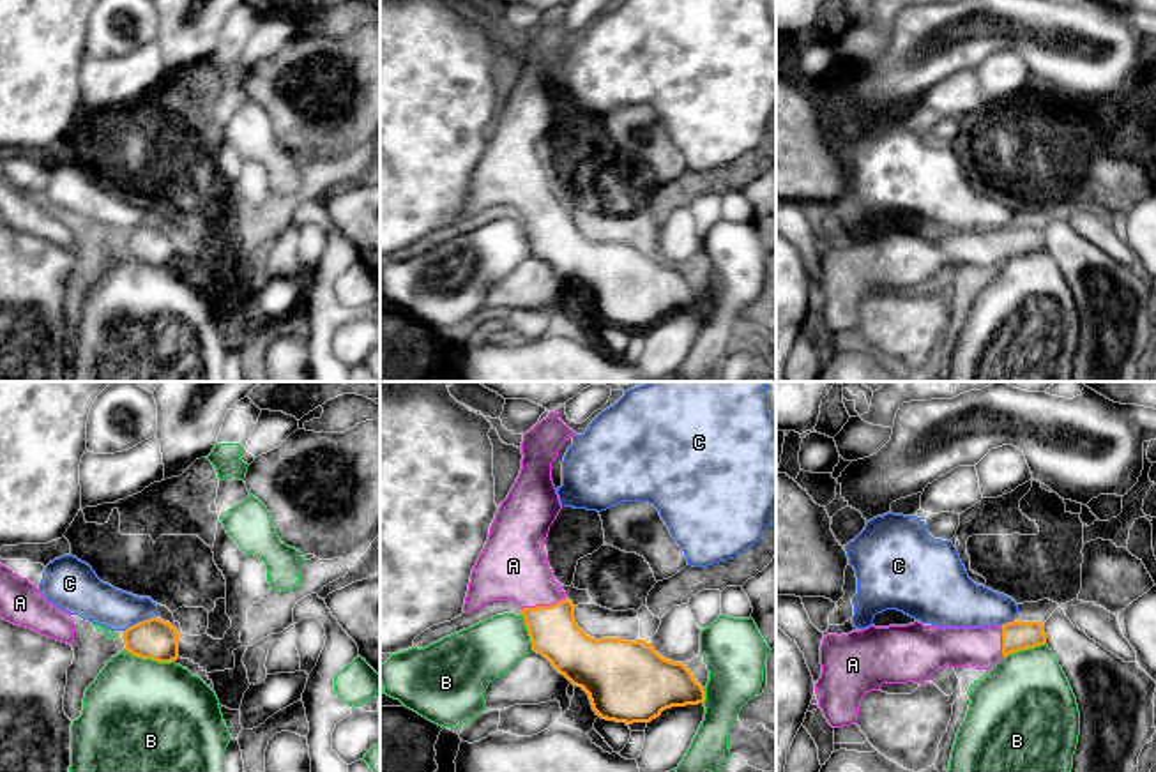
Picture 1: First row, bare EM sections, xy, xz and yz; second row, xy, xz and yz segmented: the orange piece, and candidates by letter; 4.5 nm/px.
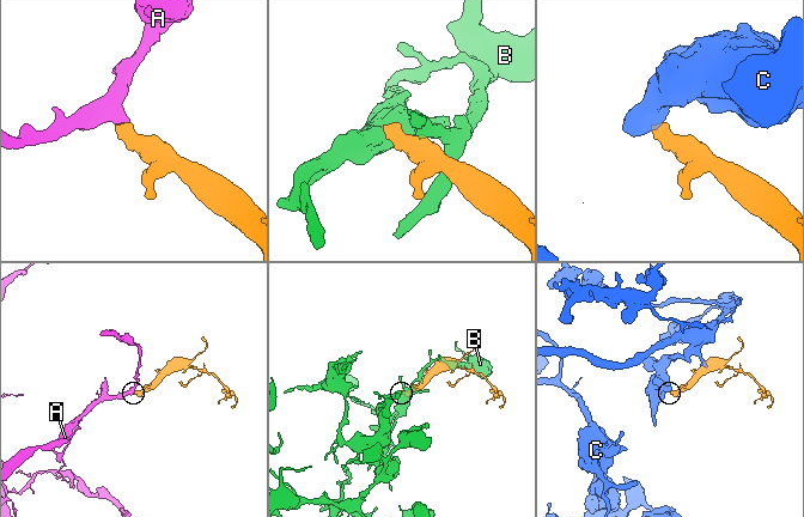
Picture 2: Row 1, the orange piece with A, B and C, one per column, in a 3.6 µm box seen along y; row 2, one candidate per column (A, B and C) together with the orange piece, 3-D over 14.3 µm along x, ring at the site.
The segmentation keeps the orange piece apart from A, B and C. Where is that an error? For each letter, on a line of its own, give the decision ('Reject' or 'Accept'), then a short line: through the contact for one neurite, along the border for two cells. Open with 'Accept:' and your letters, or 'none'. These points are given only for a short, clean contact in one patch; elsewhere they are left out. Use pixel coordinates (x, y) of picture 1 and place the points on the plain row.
Accept: A
A: Accept. Line: xz (554, 237), (543, 211), (532, 189), (513, 170)
B: Reject
C: Reject. Line: xy (154, 219), (131, 228), (124, 235)

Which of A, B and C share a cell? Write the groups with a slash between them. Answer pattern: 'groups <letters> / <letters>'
groups A / B / C

